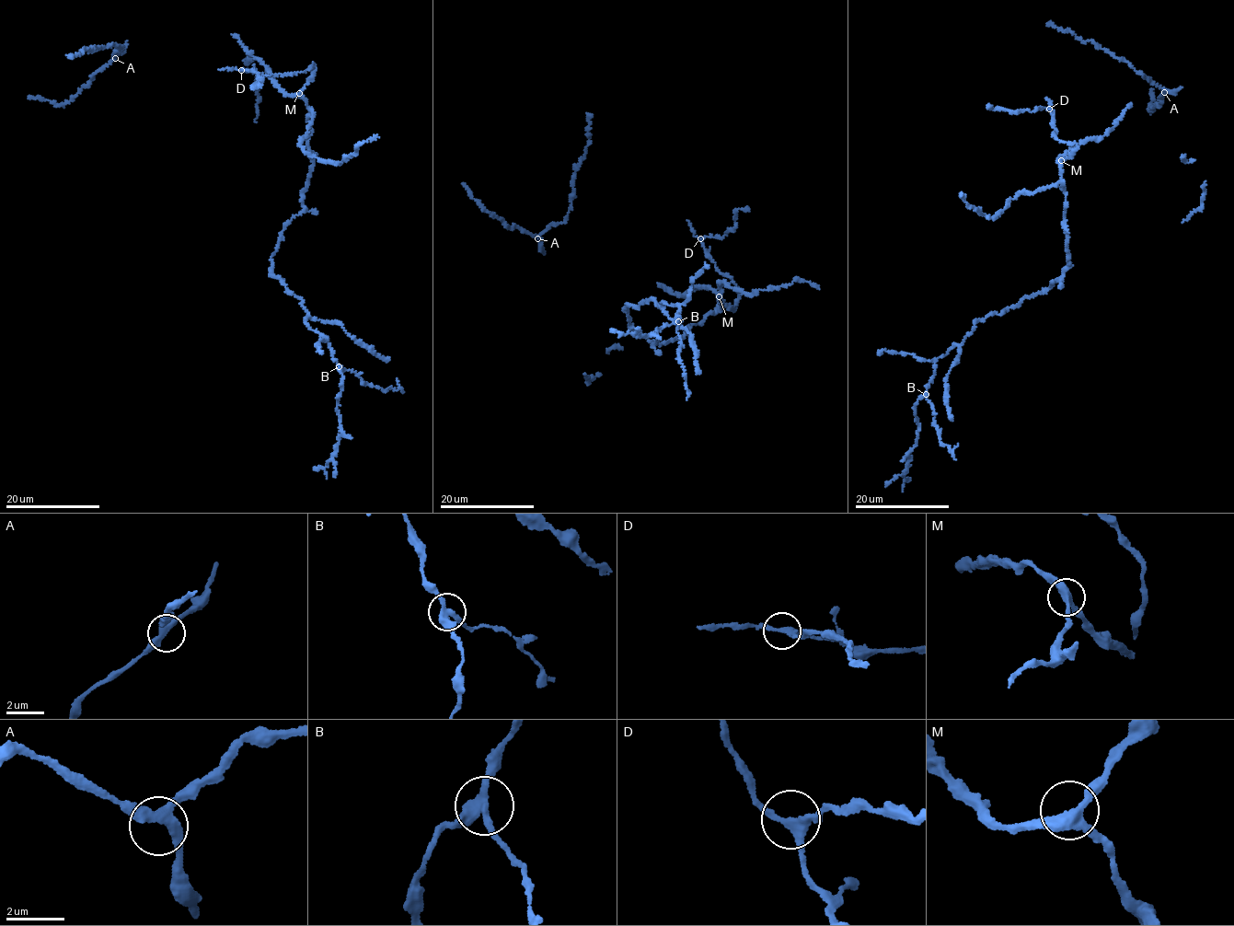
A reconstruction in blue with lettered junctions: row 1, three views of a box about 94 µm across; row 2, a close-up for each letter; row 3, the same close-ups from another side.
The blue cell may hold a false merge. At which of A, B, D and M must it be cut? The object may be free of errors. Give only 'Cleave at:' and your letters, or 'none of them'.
Cleave at: B

